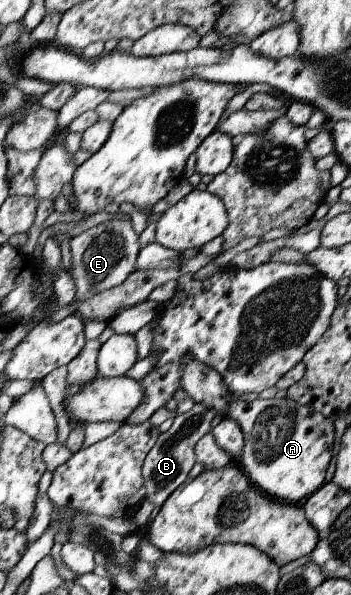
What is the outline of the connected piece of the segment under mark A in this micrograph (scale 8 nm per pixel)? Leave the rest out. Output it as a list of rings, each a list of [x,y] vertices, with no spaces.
[[[191,354],[185,355],[182,363],[181,387],[187,396],[197,404],[213,409],[216,415],[223,414],[224,418],[240,425],[245,444],[236,463],[249,477],[252,485],[277,501],[298,504],[326,483],[334,443],[332,420],[288,397],[259,397],[249,402],[233,398],[217,371],[193,360]]]

